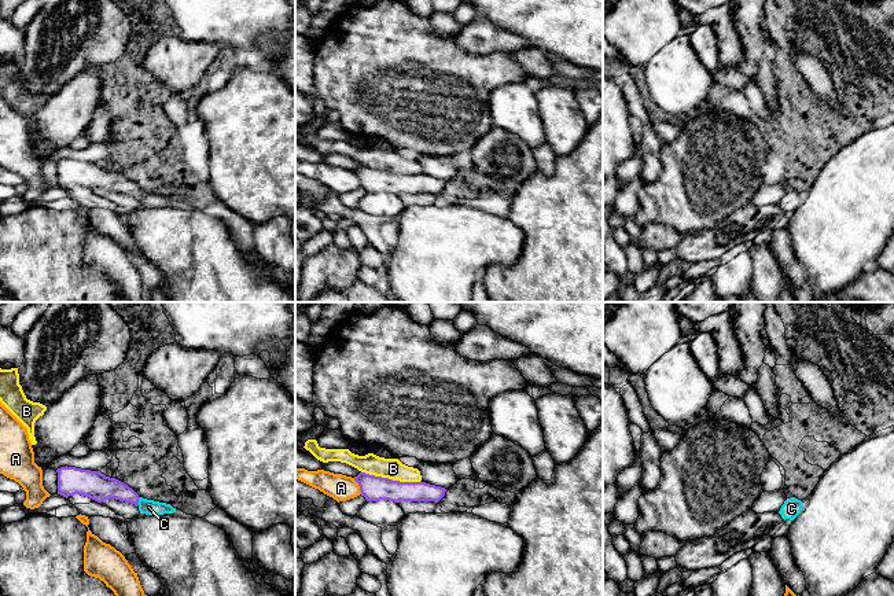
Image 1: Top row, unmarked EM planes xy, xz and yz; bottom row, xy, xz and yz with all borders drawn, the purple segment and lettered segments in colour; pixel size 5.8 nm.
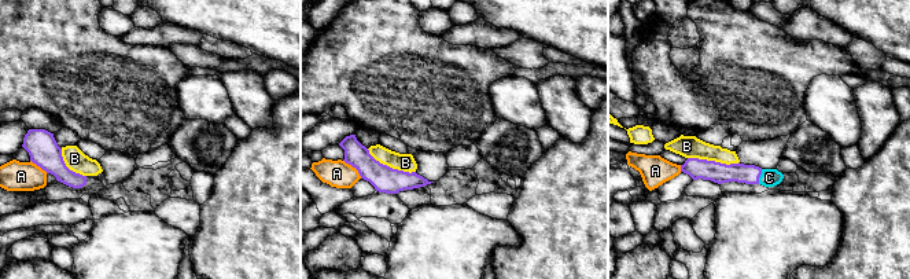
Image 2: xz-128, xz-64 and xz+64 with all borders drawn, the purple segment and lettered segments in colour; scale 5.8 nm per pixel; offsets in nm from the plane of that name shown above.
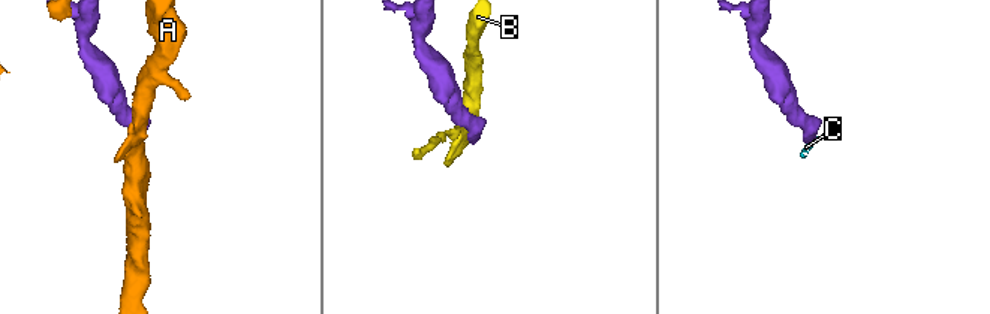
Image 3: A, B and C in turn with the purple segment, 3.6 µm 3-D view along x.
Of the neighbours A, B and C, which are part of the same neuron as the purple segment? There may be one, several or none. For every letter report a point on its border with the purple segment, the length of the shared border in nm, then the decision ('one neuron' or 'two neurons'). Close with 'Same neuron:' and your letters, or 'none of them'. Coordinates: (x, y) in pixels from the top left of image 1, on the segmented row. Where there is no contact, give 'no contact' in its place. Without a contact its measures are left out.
A: xz (359, 485) | 110 nm | two neurons
B: xz (392, 479) | 360 nm | two neurons
C: xy (138, 501) | 50 nm | one neuron
Same neuron: C

